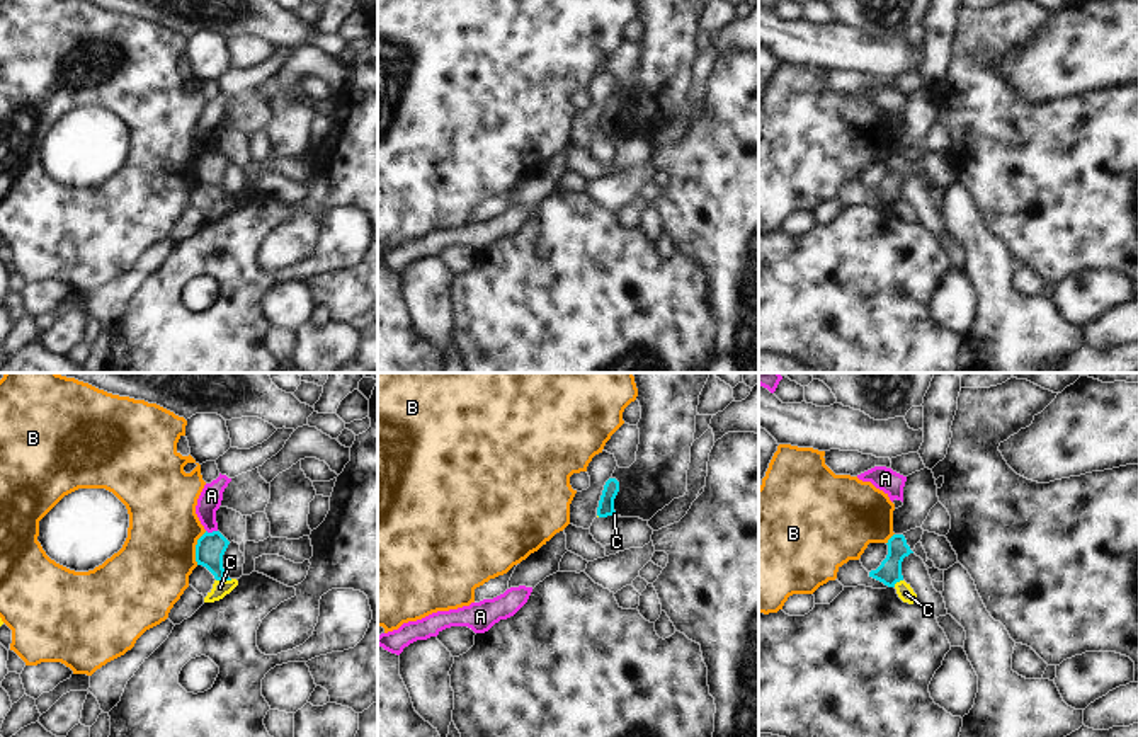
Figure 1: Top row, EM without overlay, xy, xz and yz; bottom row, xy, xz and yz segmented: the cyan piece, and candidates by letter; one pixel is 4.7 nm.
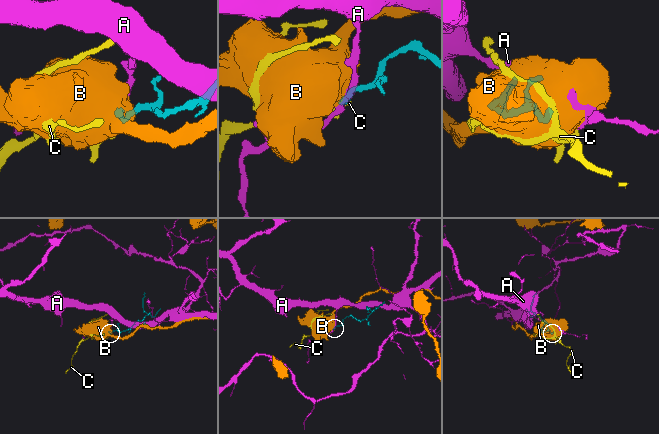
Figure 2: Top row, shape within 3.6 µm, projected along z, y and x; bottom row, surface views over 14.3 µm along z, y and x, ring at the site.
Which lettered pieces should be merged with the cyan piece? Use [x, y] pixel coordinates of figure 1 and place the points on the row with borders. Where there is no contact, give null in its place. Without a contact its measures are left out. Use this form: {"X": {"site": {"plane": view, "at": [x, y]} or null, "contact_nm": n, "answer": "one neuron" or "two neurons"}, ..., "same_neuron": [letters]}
{"A": {"site": {"plane": "xy", "at": [213, 531]}, "contact_nm": 60, "answer": "two neurons"}, "B": {"site": {"plane": "xy", "at": [196, 548]}, "contact_nm": 170, "answer": "two neurons"}, "C": {"site": {"plane": "xy", "at": [223, 579]}, "contact_nm": 80, "answer": "two neurons"}, "same_neuron": []}

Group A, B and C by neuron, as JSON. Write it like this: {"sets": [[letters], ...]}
{"sets": [["A"], ["B"], ["C"]]}

